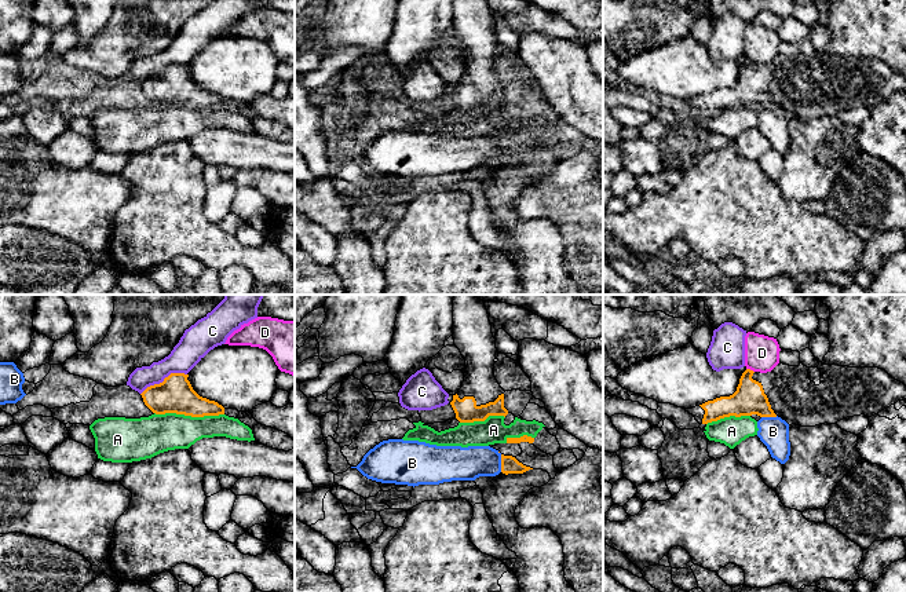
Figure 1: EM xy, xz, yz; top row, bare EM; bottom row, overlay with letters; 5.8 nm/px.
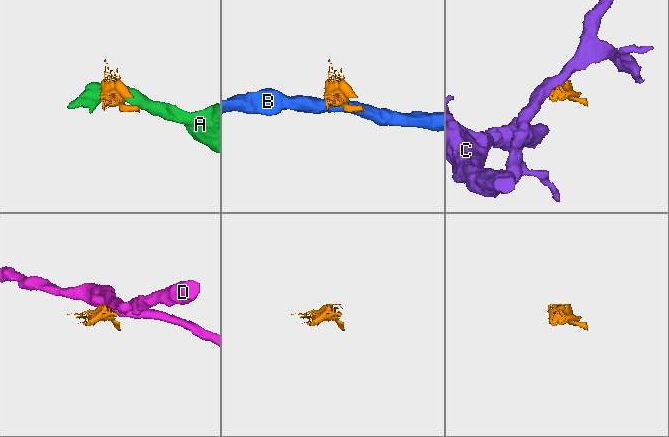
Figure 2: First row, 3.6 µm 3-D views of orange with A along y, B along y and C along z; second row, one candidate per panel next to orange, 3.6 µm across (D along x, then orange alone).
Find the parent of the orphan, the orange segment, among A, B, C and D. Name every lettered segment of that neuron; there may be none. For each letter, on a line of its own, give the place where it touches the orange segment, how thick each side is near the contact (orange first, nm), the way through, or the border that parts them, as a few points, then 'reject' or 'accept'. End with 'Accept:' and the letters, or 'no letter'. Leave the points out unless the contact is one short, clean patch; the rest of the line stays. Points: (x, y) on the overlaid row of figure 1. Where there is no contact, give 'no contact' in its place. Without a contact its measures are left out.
A: meets orange in xy at (189, 415); 220 nm thick on the orange side, 220 nm on the other; reject
B: meets orange in xz at (501, 461); 100 nm thick on the orange side, 190 nm on the other; reject
C: meets orange in xy at (164, 380); 220 nm thick on the orange side, 170 nm on the other; border along xy (186, 373), (170, 373), (161, 382), (150, 384), (141, 394); reject
D: meets orange in yz at (749, 369); 190 nm thick on the orange side, 200 nm on the other; border along yz (746, 368), (753, 372); reject
Accept: no letter

